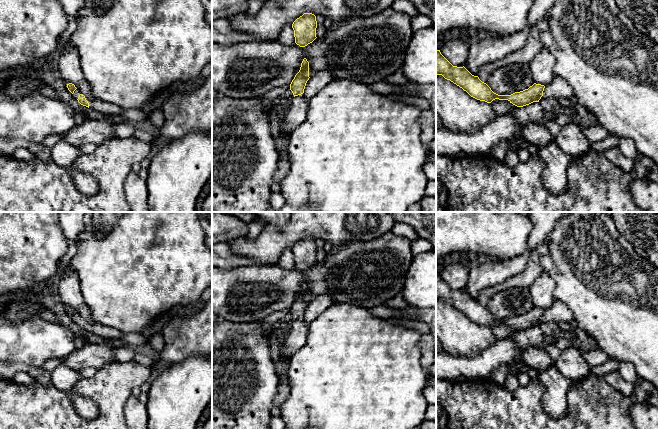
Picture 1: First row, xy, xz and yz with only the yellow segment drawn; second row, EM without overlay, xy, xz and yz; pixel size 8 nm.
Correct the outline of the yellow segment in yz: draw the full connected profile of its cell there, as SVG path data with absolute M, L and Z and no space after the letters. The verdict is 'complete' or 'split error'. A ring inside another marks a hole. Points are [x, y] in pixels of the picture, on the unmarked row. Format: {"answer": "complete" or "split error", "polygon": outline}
{"answer": "split error", "polygon": "M436 274L436 299L442 299L445 303L466 315L471 321L487 327L499 323L508 324L517 331L523 331L533 326L539 326L542 320L556 322L563 326L574 320L572 311L560 300L554 300L553 304L546 310L534 307L523 315L511 319L498 319L478 300L472 299L464 290L453 290L441 278L440 274Z"}

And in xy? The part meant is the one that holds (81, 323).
{"answer": "split error", "polygon": "M67 308L68 314L74 319L78 326L90 332L91 334L100 336L104 339L114 339L122 340L125 343L125 346L141 349L141 347L147 342L150 341L151 337L156 333L162 334L162 329L167 322L174 318L184 317L182 315L165 315L162 316L158 321L156 321L152 326L148 334L142 333L128 333L122 334L114 328L101 325L99 323L89 323L80 317L80 315L75 311L74 308Z"}

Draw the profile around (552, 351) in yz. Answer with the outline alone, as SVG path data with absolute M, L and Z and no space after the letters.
M549 345L545 347L545 352L551 357L552 361L555 362L561 353L561 350L556 346Z

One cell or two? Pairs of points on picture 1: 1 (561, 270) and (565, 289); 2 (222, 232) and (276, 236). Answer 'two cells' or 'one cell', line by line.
1: one cell
2: two cells

